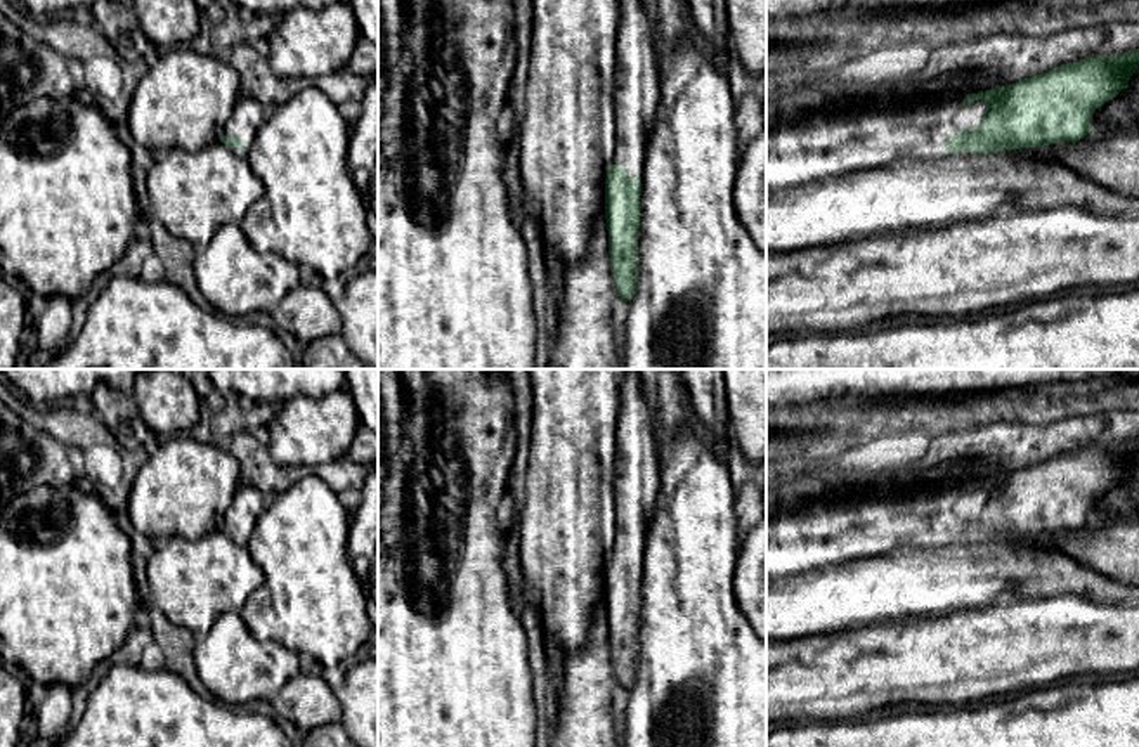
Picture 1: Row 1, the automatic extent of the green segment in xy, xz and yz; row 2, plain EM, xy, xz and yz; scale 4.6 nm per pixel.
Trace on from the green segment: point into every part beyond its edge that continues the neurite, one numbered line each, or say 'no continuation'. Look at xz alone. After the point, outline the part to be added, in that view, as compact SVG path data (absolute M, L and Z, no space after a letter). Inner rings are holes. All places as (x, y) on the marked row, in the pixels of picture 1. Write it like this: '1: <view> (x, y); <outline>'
1: xz (637, 92); M622 0L615 50L612 163L628 168L633 179L641 179L661 95L659 47L641 0Z

